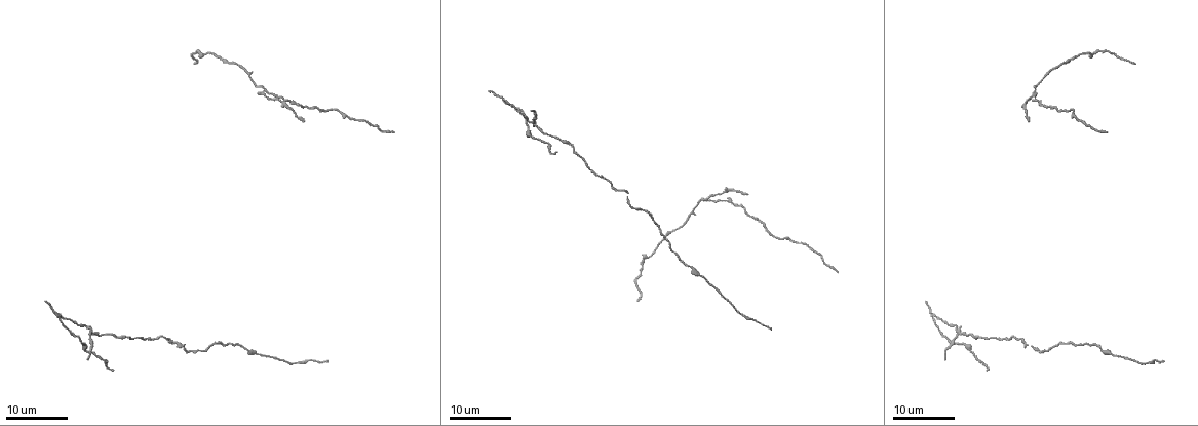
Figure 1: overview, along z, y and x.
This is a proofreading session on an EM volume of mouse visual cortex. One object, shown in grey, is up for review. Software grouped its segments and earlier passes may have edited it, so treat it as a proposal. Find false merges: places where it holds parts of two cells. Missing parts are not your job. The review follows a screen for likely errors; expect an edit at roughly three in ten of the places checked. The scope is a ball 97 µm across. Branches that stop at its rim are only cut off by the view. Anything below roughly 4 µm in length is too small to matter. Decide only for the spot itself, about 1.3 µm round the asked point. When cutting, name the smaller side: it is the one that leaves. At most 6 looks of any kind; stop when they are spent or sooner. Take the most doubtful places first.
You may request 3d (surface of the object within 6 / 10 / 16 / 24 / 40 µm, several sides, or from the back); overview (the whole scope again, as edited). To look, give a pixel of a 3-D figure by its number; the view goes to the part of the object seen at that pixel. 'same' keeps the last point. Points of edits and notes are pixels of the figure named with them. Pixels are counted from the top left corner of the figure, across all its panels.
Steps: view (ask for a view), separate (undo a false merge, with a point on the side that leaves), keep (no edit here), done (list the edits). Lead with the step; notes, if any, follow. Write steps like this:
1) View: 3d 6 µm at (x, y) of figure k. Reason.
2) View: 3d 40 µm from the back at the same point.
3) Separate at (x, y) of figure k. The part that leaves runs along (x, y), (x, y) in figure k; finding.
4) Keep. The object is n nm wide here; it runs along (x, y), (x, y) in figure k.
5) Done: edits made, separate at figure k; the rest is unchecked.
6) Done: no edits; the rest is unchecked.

View: 3d 24 µm at (958, 331) of figure 1. Four-way junction.

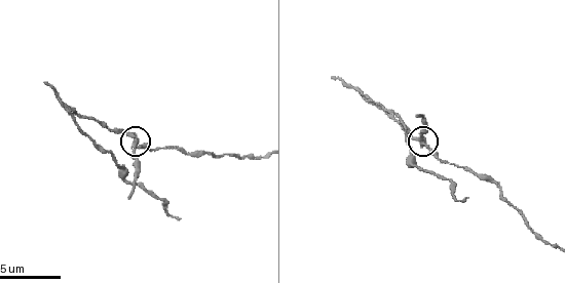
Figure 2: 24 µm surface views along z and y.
View: 3d 10 µm at (136, 142) of figure 2.

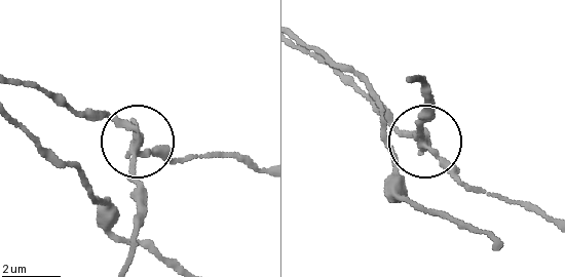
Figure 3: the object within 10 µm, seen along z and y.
Separate at (138, 182) of figure 3. The object is 240 nm wide here; the part that leaves runs along (136, 142), (128, 265) in figure 3; two cells meet here.

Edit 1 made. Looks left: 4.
View: overview.

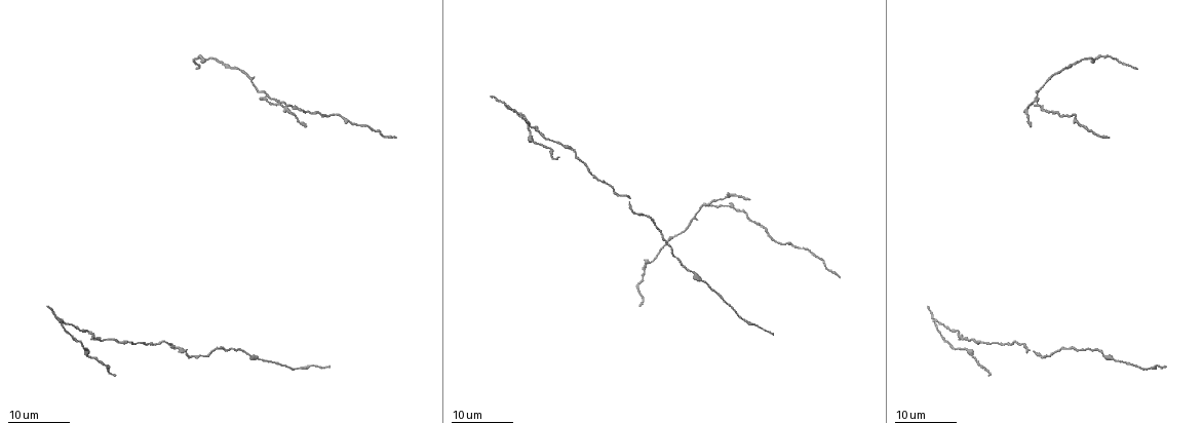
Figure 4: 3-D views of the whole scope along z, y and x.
View: 3d 24 µm at (934, 322) of figure 4. Sharp bend.

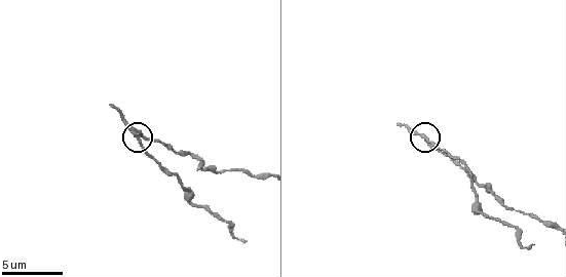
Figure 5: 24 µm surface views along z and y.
View: 3d 6 µm at (425, 140) of figure 5. Closer look.

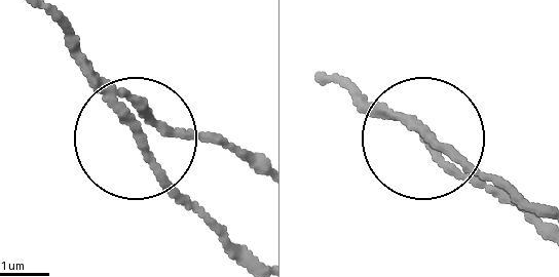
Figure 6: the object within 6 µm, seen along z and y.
Separate at (152, 165) of figure 6. The part that leaves runs along (118, 112), (155, 168), (253, 254) in figure 6; two cells meet here.

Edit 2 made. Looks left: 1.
Done: edits made, separate at figure 3, separate at figure 6; the rest is unchecked.

